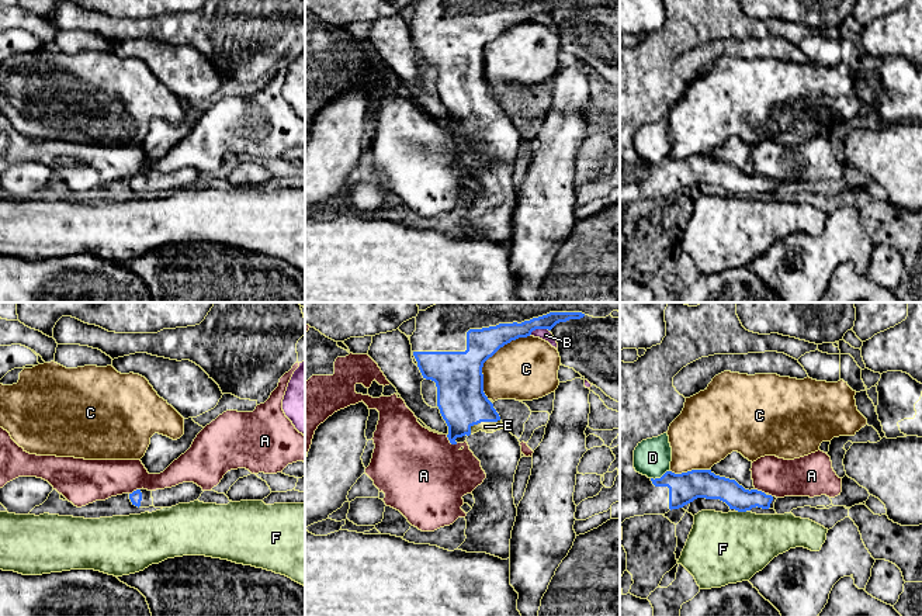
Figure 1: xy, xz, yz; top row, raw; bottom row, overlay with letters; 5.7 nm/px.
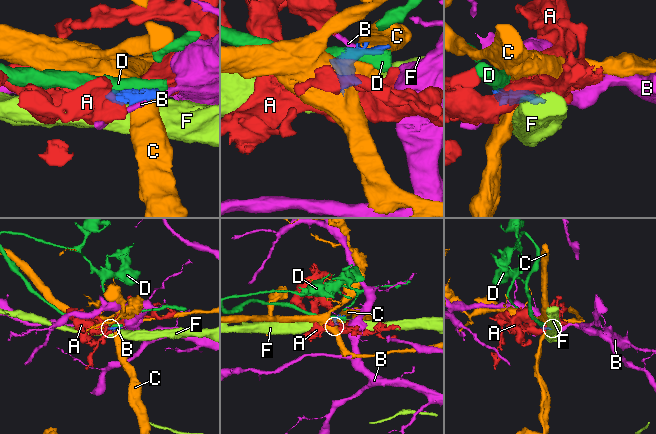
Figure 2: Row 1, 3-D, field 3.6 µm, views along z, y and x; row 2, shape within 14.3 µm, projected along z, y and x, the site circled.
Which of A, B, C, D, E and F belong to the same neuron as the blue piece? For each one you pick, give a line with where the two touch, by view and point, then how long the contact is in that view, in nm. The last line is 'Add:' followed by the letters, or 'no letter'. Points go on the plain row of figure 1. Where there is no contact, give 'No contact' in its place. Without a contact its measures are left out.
E: Touches blue at xz (482, 106). Shared border 190 nm
Add: E

